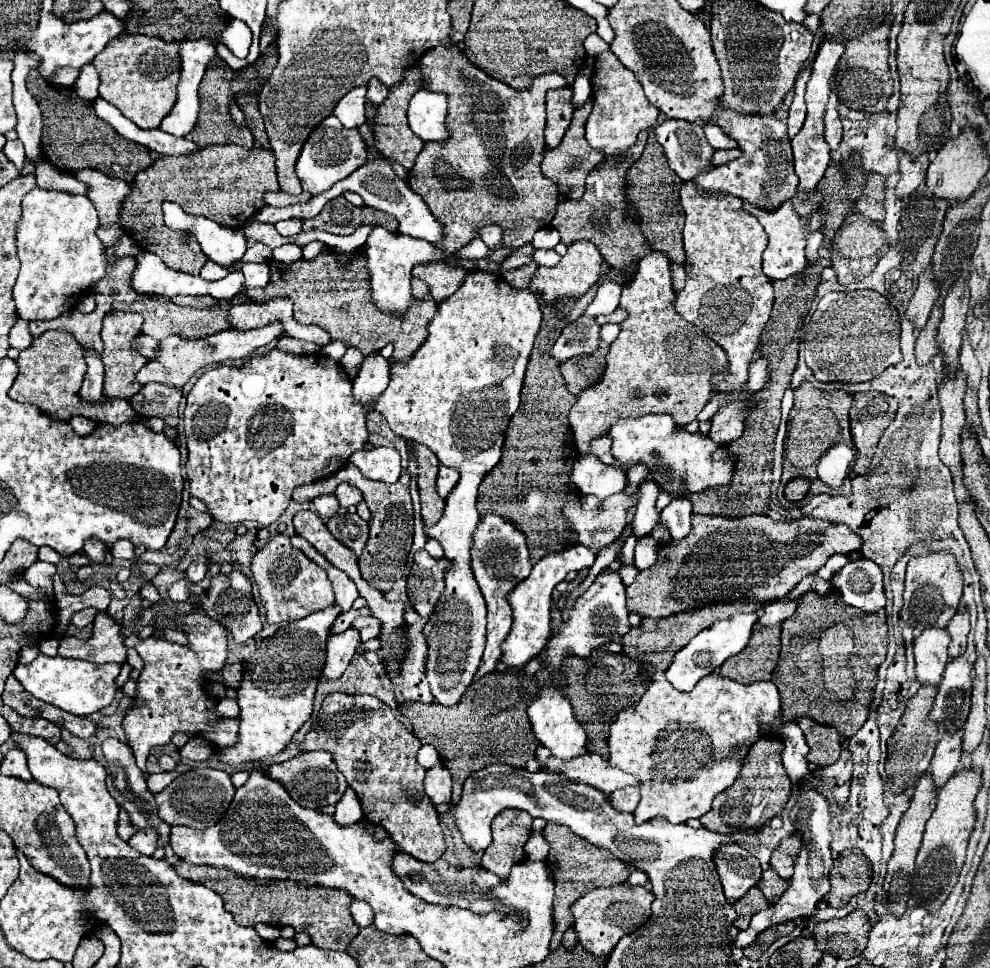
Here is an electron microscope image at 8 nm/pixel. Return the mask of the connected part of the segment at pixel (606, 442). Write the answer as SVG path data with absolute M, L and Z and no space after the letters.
M600 437L598 441L594 441L592 443L592 447L590 447L590 453L592 455L596 455L602 463L606 463L606 465L616 465L616 459L612 457L612 453L610 453L610 447L612 447L612 437Z

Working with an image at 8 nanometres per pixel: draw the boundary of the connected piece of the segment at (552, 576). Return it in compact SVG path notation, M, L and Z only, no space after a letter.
M574 545L572 549L562 549L558 553L550 553L546 557L542 557L534 567L528 579L524 579L520 585L516 585L516 589L512 589L512 593L508 595L508 601L512 605L514 611L514 623L512 629L502 645L502 663L514 667L514 669L522 669L530 659L538 657L550 639L550 607L552 607L552 589L564 581L564 577L570 571L580 571L584 567L592 567L592 561L588 561L588 547L580 547Z

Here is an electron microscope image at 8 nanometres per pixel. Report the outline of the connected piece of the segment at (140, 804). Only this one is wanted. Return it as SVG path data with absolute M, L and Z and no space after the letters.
M106 739L102 743L102 751L106 755L106 773L108 773L108 791L110 795L118 801L118 805L122 809L126 809L132 825L140 831L140 829L146 829L146 827L154 827L158 831L158 847L166 847L170 843L170 825L166 825L160 817L158 817L158 805L154 801L154 795L148 791L146 787L146 779L142 777L140 769L136 767L136 761L134 761L134 755L130 751L128 745L124 745L122 741L118 739Z

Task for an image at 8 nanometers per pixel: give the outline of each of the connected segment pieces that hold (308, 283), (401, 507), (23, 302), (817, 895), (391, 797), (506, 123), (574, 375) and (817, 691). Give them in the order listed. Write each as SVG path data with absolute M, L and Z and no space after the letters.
M330 247L322 249L312 261L300 259L290 265L270 261L270 281L266 287L246 287L246 295L256 303L266 303L276 297L288 297L294 303L294 319L302 325L316 323L330 333L332 339L356 347L364 357L380 351L386 344L394 345L392 361L412 357L428 335L428 323L436 315L438 303L432 295L422 301L414 299L406 313L382 313L370 293L370 275L366 267L366 253L360 249L350 253L338 253Z
M348 463L346 467L340 469L340 473L328 477L328 479L322 479L322 481L314 481L314 483L306 483L302 487L298 487L294 491L294 501L298 503L306 503L306 501L312 501L312 497L318 497L318 495L328 495L332 493L342 481L350 481L354 483L362 495L364 495L364 501L368 503L370 511L372 511L372 519L370 519L370 539L366 541L366 547L358 559L358 565L360 565L360 571L362 571L362 577L376 589L380 589L382 593L390 591L392 585L402 577L404 573L404 567L406 567L406 557L410 553L410 547L412 547L412 535L414 535L414 511L412 511L412 499L410 499L410 473L404 471L400 481L388 485L388 483L382 483L379 481L370 481L366 477L360 475L360 471Z
M33 189L22 199L22 217L16 227L16 245L21 267L14 285L14 301L22 319L56 319L70 311L90 285L104 277L104 247L96 235L98 215L86 195L70 195L64 191Z
M804 791L802 793L802 801L796 803L796 807L790 813L798 833L804 839L804 847L800 851L800 855L796 857L796 865L794 865L794 875L790 879L790 887L786 889L786 893L778 899L776 905L770 905L770 909L756 913L756 917L752 917L752 923L746 931L738 933L738 939L734 941L736 947L744 949L748 945L752 945L756 941L756 937L774 925L786 923L786 921L794 921L794 919L808 919L816 913L818 903L826 897L826 893L830 891L830 869L832 869L832 855L830 855L830 811L828 811L828 801L816 793L816 791Z
M330 693L322 705L328 705L328 711L318 713L312 731L306 735L304 751L330 751L348 785L356 791L364 817L384 827L394 843L414 859L438 861L446 851L446 841L440 815L424 793L426 769L416 761L416 753L422 747L420 739L396 719L386 703L372 695Z
M440 45L426 51L420 67L426 89L448 93L448 127L452 129L452 137L442 143L426 143L414 169L408 173L408 183L444 225L444 237L434 245L444 253L444 261L470 271L480 269L498 275L502 263L458 259L456 251L478 237L476 231L486 225L500 225L506 231L498 247L508 249L530 243L538 229L550 225L560 201L560 189L556 181L546 179L540 171L546 149L544 97L550 89L568 83L560 73L550 71L538 75L524 91L512 89L476 69L456 45L448 49Z
M602 345L592 355L572 357L560 365L562 377L566 379L570 393L580 395L584 389L596 385L602 379L606 369L606 353L608 353L608 347Z
M812 591L806 593L806 595L802 595L802 597L800 597L800 605L798 605L798 609L796 609L796 615L790 617L786 623L782 623L782 651L780 651L778 665L776 665L774 673L772 673L772 681L774 681L774 685L778 687L780 701L782 701L782 705L780 705L782 721L784 721L784 723L794 723L794 721L800 719L800 717L810 717L810 719L816 721L816 723L836 727L844 739L850 739L852 735L856 735L856 731L858 731L858 729L866 723L866 719L868 719L868 711L870 711L870 705L872 705L872 701L874 701L874 689L876 689L876 681L878 681L878 675L876 675L876 673L878 673L878 667L880 667L880 665L884 663L884 659L886 659L886 651L888 651L888 631L886 631L886 611L884 611L884 609L882 609L880 613L874 613L874 615L864 613L864 611L860 611L860 609L856 609L856 607L846 605L846 603L842 601L842 597L840 597L838 591L832 591L828 597L820 597L818 593L812 593Z

